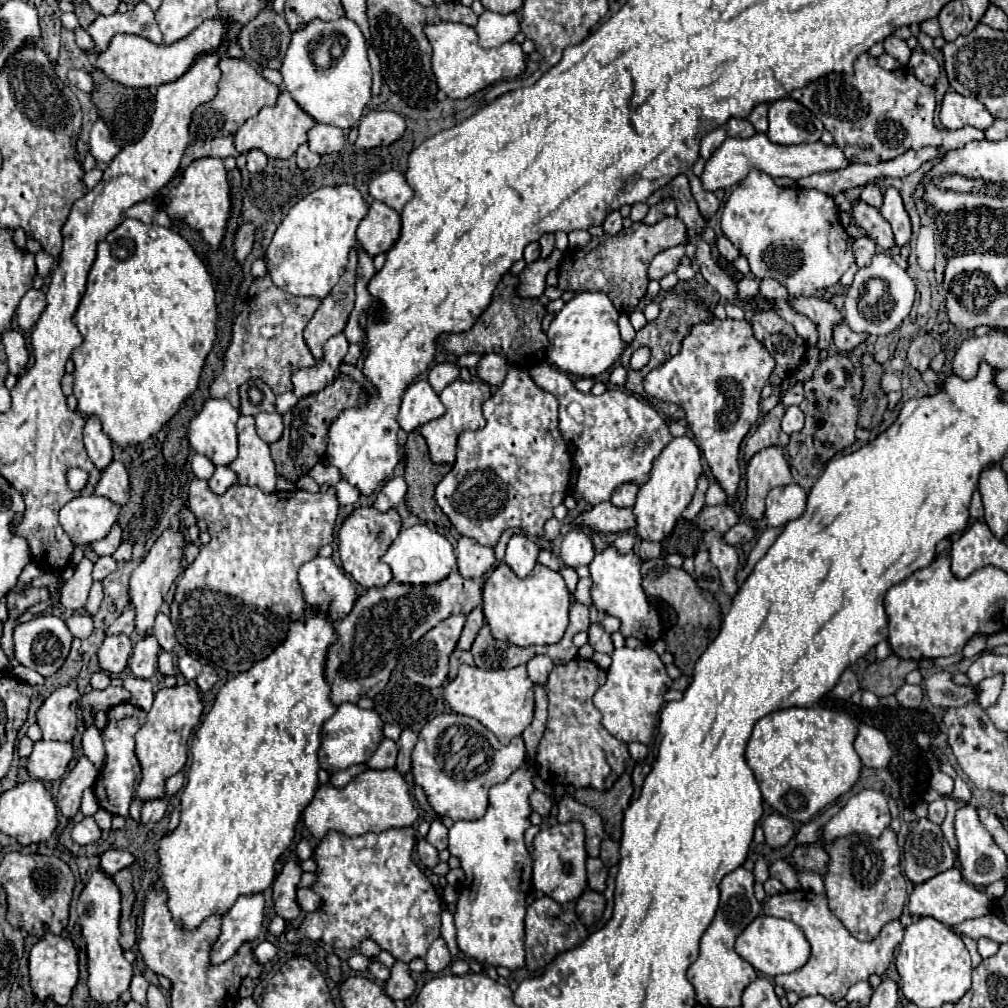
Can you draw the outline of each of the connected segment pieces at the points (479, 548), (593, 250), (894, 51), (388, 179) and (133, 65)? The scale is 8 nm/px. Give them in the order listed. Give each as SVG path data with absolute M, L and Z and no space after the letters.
M462 537L458 541L456 557L458 557L458 571L466 579L476 579L486 575L496 563L494 547L484 547L470 537Z
M664 217L656 225L632 223L630 229L622 229L618 235L592 237L590 243L578 249L572 257L572 275L566 279L566 289L580 291L602 291L610 297L614 307L620 313L630 313L630 307L636 307L646 295L648 287L648 265L660 251L666 251L676 245L688 243L688 231L680 217Z
M890 35L888 39L884 39L884 49L886 49L886 53L890 53L894 59L898 59L902 65L906 65L906 63L908 63L910 53L912 53L912 51L908 49L906 41L898 39L896 35Z
M386 171L378 177L374 177L368 185L368 193L398 213L414 195L412 189L408 187L404 175L398 171Z
M218 19L204 21L194 33L174 45L154 45L138 35L114 35L108 49L98 55L96 67L104 71L112 81L118 81L126 87L158 87L162 83L170 83L182 77L194 63L196 55L204 51L214 51L224 41L224 37L226 27Z

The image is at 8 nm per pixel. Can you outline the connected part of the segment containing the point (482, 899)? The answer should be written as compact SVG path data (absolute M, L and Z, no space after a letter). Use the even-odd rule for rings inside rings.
M518 769L506 783L490 789L490 805L482 819L456 821L450 827L448 851L460 859L466 875L454 913L456 941L460 951L478 963L524 967L526 895L532 889L532 857L524 845L524 831L530 827L528 795L532 791L532 771ZM494 919L496 925L492 925Z

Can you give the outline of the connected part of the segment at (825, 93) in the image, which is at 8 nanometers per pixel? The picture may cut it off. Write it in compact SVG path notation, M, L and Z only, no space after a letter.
M860 55L856 73L852 77L844 73L830 73L818 81L808 83L802 89L790 93L790 99L804 103L832 133L836 147L840 147L850 163L876 165L880 161L892 161L904 151L922 149L926 145L938 145L946 151L960 149L970 141L982 141L984 131L964 127L958 131L938 129L932 123L934 117L934 87L920 83L908 69L886 71L874 57Z

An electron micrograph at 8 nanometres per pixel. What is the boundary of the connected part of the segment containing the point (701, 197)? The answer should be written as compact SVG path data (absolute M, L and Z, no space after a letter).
M690 175L690 187L692 187L692 195L694 195L696 203L698 203L698 209L700 209L702 217L704 219L714 217L716 211L718 211L718 207L720 207L720 201L716 199L716 195L710 193L710 191L706 191L706 189L702 189L700 179L696 175Z

